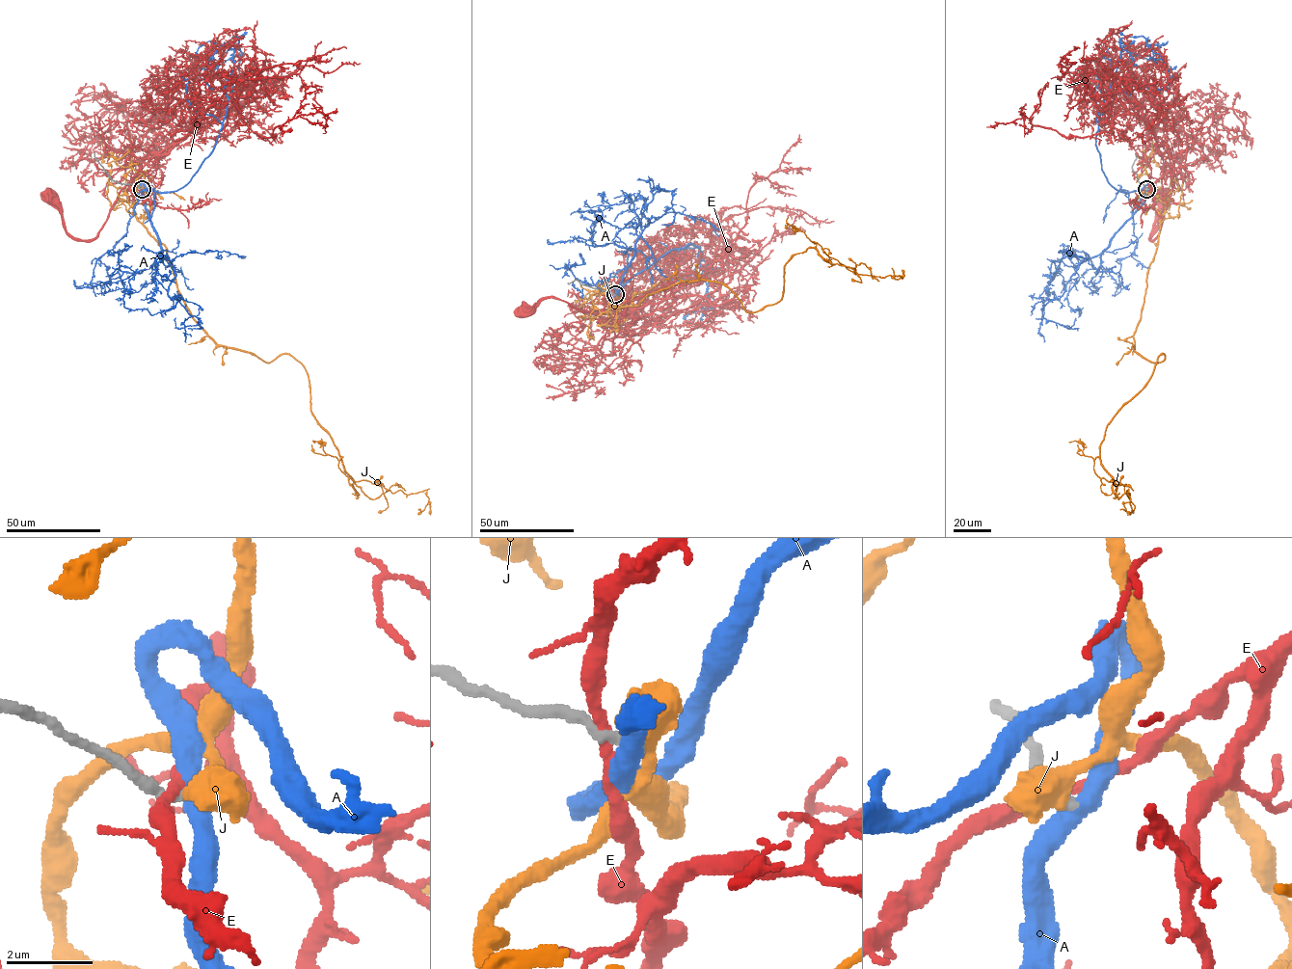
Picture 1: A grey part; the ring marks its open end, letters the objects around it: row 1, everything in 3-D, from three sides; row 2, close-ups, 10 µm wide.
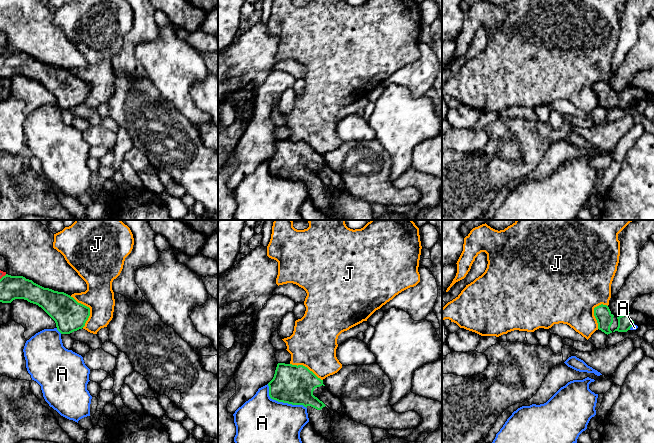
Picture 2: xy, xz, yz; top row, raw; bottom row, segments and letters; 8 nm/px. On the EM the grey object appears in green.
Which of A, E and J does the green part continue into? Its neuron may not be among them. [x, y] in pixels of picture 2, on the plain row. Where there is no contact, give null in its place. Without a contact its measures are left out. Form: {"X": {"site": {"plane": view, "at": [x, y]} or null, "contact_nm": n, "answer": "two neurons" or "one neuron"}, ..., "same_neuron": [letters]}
{"A": {"site": {"plane": "xz", "at": [282, 177]}, "contact_nm": 380, "answer": "two neurons"}, "E": {"site": {"plane": "xy", "at": [3, 52]}, "contact_nm": 70, "answer": "two neurons"}, "J": {"site": {"plane": "xy", "at": [89, 84]}, "contact_nm": 280, "answer": "two neurons"}, "same_neuron": []}

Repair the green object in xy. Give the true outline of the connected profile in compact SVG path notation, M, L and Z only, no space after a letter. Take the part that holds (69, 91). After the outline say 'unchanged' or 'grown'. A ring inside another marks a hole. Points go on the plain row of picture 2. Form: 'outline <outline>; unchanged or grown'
outline M0 0L0 31L5 34L8 39L6 51L0 55L0 78L11 79L15 75L24 75L30 79L41 83L56 99L57 106L61 110L70 110L74 107L82 105L90 92L90 84L78 79L71 71L81 69L87 66L86 58L78 51L78 49L67 39L64 32L53 24L54 10L43 0Z; grown

